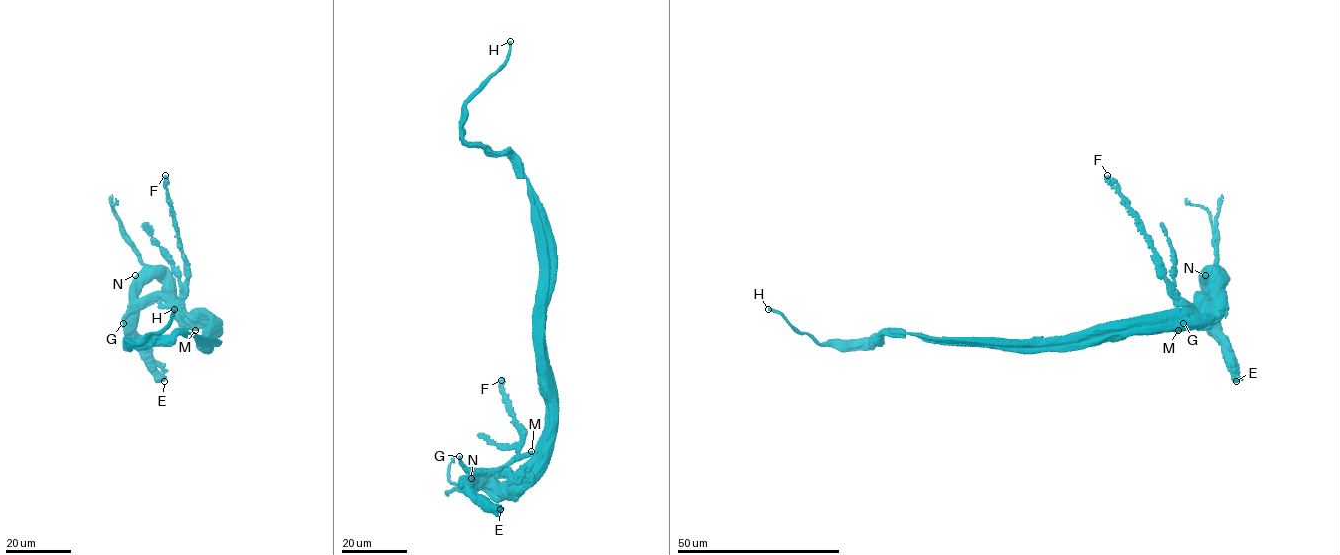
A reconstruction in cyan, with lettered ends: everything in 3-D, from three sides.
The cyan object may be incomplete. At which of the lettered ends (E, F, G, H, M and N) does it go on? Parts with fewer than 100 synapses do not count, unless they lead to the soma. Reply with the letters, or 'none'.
H

